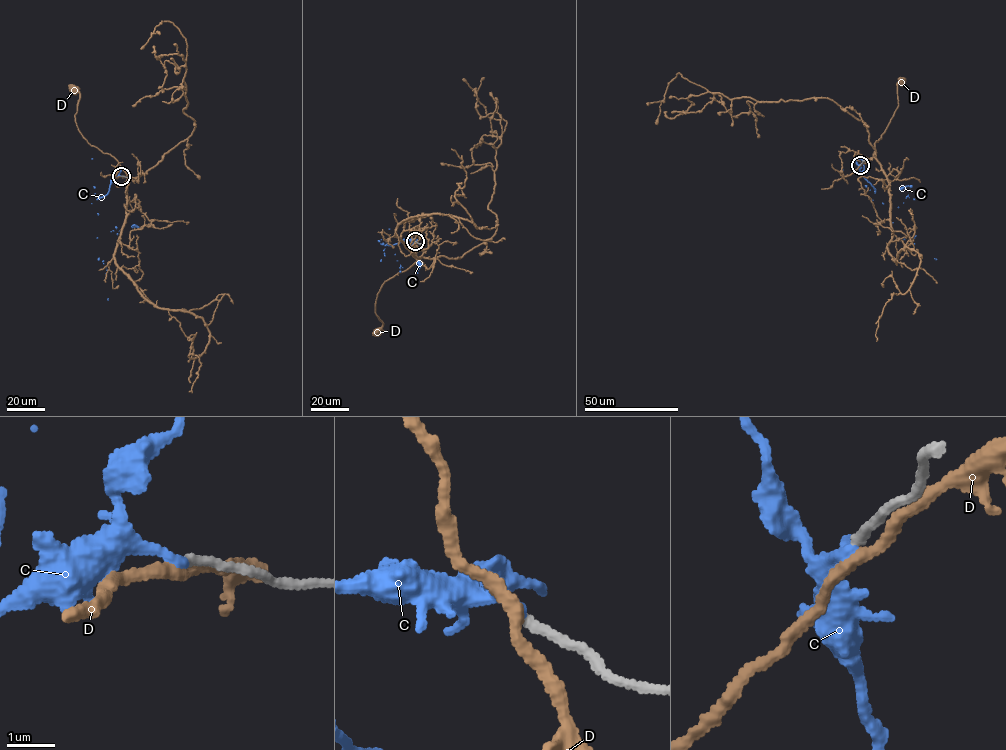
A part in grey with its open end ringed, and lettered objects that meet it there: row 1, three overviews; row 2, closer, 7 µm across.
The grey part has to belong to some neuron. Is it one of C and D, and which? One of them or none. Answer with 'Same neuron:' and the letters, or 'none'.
Same neuron: C

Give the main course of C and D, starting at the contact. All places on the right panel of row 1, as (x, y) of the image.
C: (860, 165), (860, 172), (875, 189), (872, 200), (883, 203), (905, 239), (936, 259)
D: (860, 165), (873, 157), (875, 142), (898, 105), (897, 83), (902, 81)

